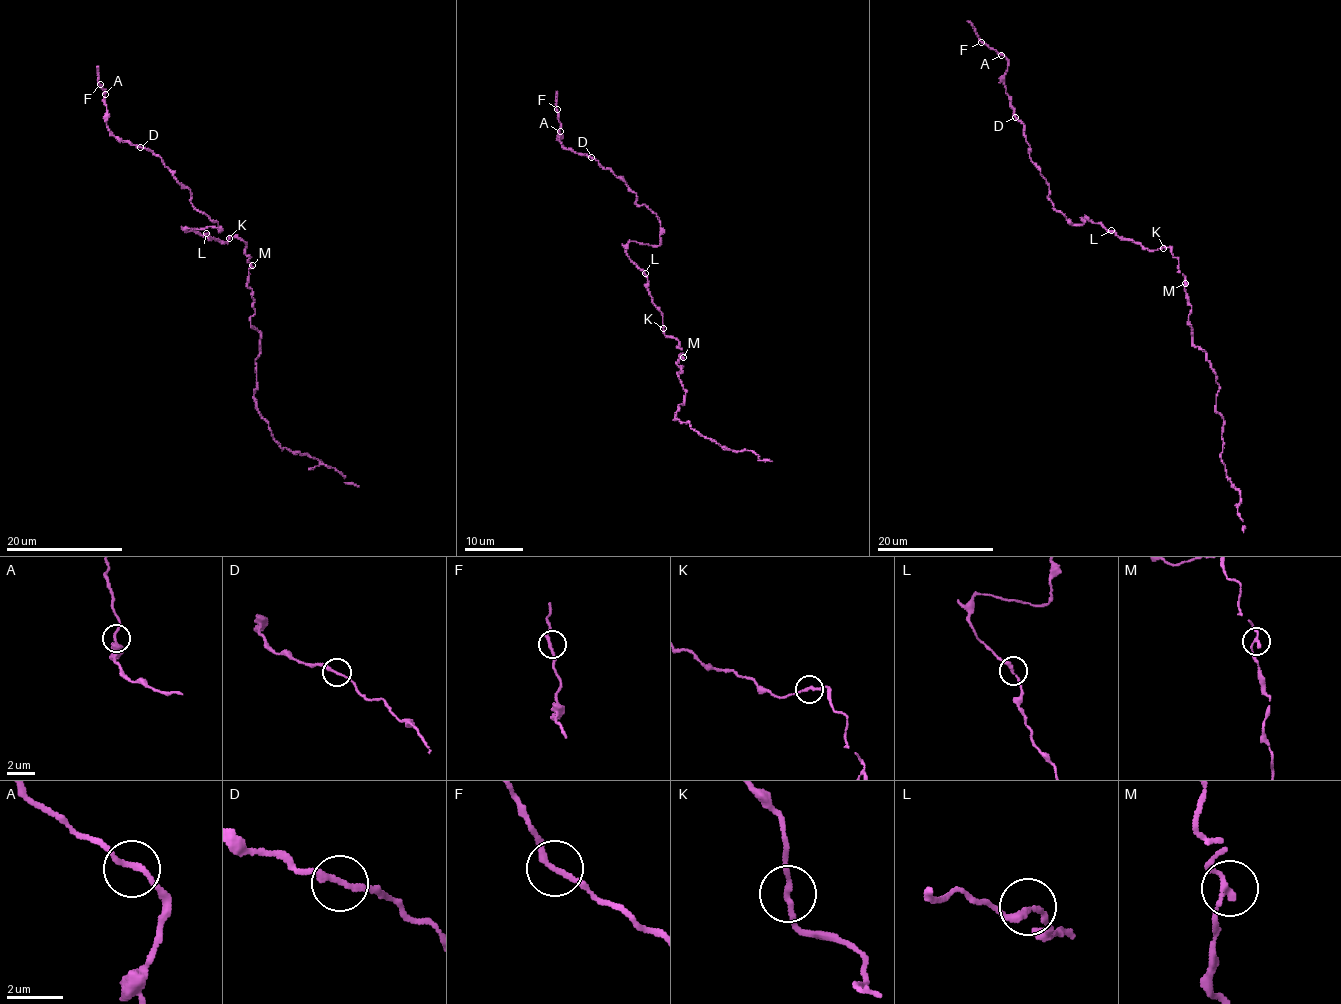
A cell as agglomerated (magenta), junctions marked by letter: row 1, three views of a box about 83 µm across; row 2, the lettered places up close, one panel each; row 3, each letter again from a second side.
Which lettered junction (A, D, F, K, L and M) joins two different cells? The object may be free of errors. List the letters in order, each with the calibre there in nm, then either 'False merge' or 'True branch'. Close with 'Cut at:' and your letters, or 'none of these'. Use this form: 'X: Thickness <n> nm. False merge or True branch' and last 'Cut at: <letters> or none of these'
A: Thickness 180 nm. True branch
D: Thickness 200 nm. True branch
F: Thickness 200 nm. True branch
K: Thickness 190 nm. True branch
L: Thickness 220 nm. True branch
M: Thickness 190 nm. True branch
Cut at: none of these

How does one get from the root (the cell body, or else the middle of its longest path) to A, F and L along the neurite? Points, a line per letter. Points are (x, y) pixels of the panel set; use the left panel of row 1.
A: (221, 241), (186, 231), (219, 229), (192, 205), (190, 191), (160, 156), (120, 141), (108, 129), (105, 94)
F: (221, 241), (186, 231), (219, 229), (192, 205), (190, 191), (160, 156), (120, 141), (108, 129), (100, 84)
L: (221, 241), (210, 239), (206, 233)

